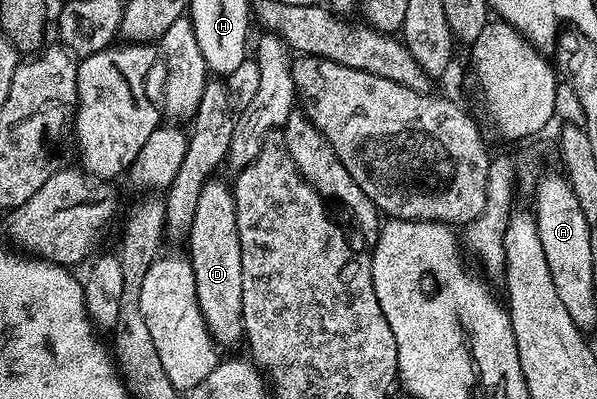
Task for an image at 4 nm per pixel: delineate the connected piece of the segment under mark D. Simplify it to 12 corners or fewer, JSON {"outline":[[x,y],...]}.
{"outline":[[232,187],[200,188],[187,237],[204,324],[218,347],[244,339]]}

